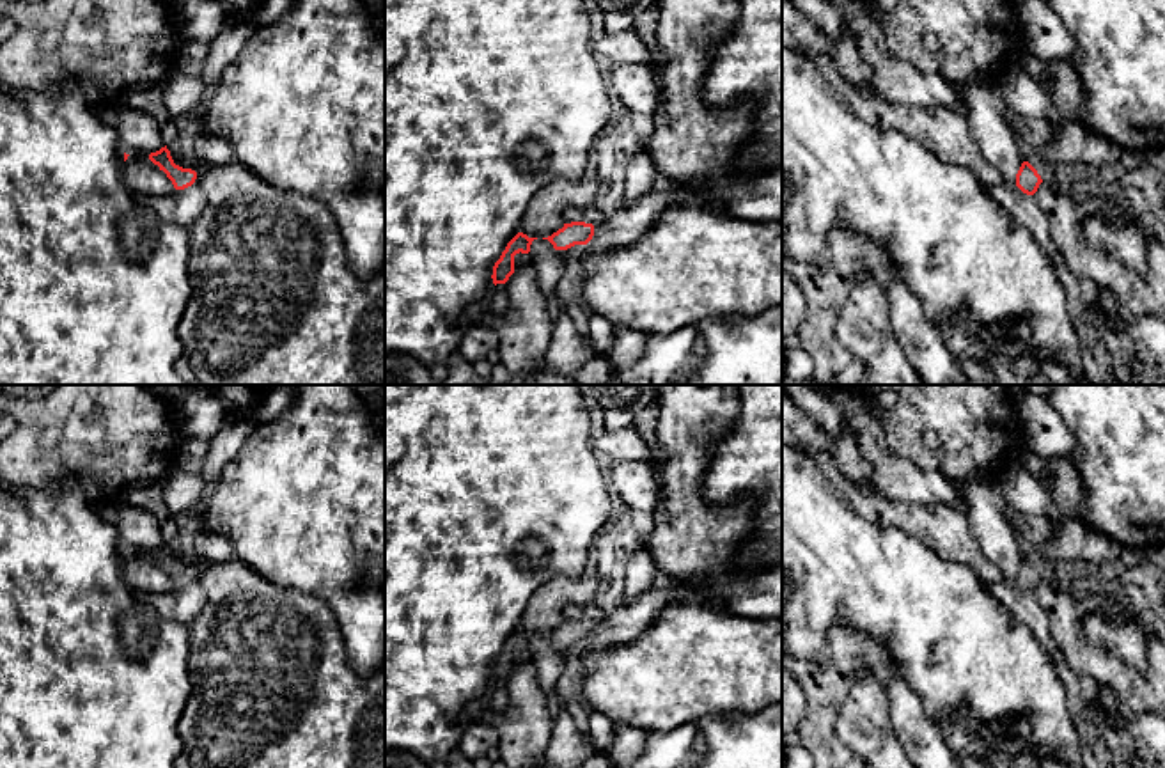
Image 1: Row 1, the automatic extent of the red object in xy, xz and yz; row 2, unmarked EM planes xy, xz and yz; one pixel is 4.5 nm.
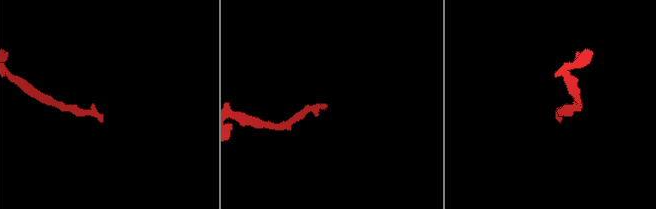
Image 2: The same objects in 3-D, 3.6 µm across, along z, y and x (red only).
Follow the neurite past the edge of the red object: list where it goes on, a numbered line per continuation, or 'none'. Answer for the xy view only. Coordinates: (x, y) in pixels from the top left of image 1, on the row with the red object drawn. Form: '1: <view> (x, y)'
1: xy (273, 302)

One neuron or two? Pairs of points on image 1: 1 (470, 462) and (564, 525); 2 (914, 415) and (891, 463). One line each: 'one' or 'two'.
1: one
2: two

